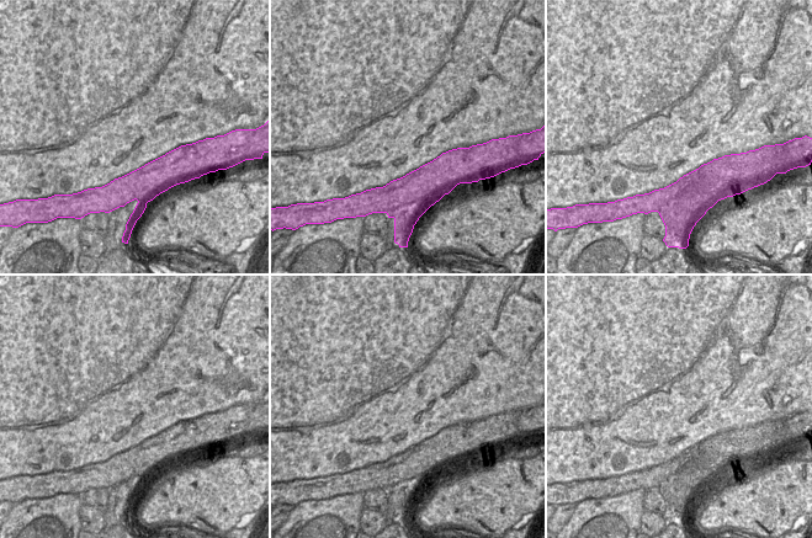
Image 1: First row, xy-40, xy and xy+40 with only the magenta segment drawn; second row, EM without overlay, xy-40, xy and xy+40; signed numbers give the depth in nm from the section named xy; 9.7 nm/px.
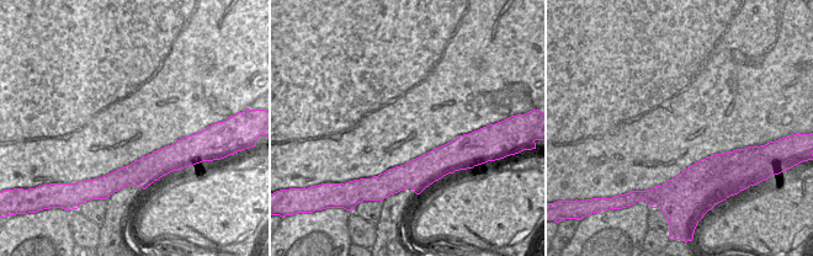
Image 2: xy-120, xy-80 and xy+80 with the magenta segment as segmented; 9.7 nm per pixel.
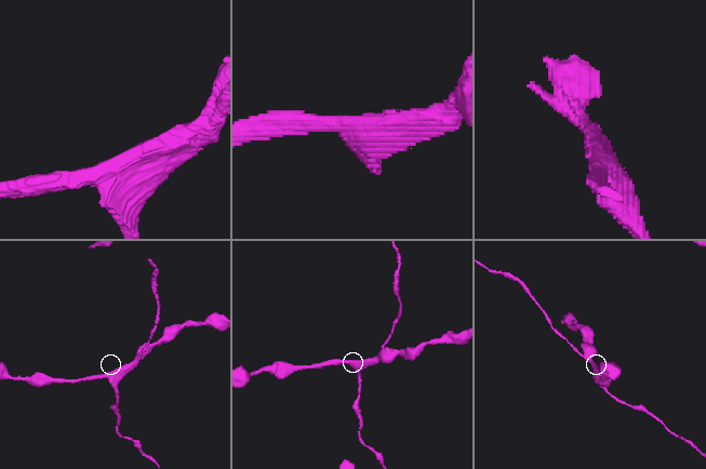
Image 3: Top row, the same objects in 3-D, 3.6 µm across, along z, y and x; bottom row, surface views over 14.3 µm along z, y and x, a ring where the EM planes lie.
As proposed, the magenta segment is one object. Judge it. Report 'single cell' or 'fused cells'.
fused cells

